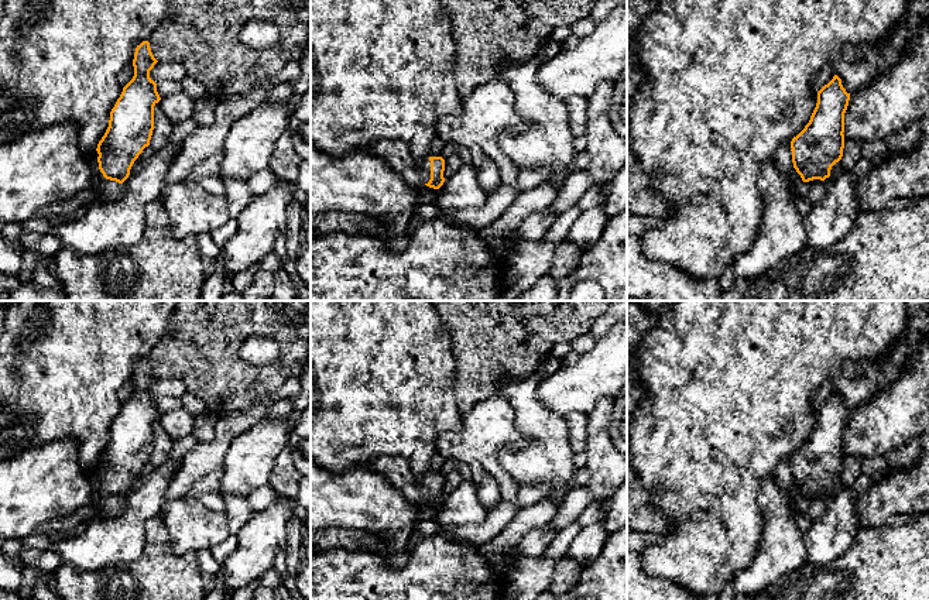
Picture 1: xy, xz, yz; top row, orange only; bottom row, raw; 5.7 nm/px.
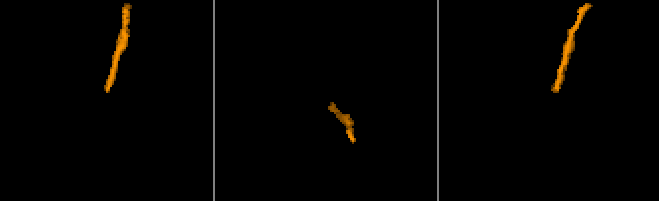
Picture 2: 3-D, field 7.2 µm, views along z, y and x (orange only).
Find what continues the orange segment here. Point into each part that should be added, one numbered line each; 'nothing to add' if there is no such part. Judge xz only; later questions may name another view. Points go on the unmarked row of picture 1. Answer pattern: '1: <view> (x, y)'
1: xz (396, 469)

